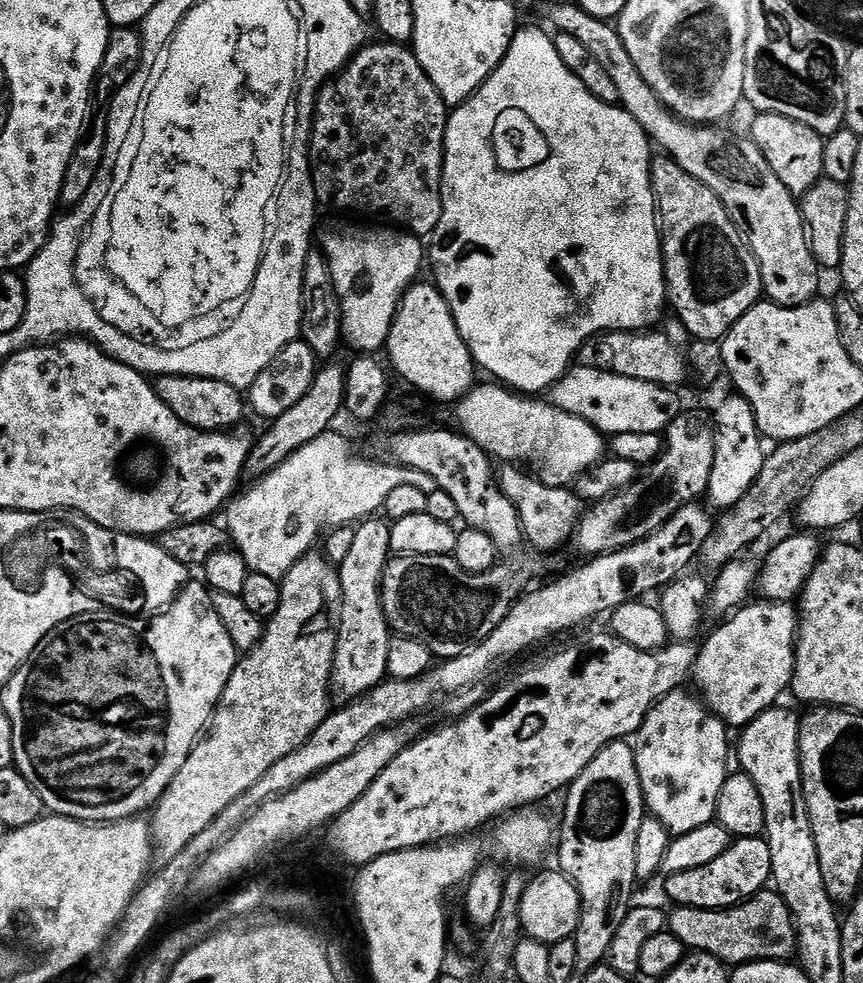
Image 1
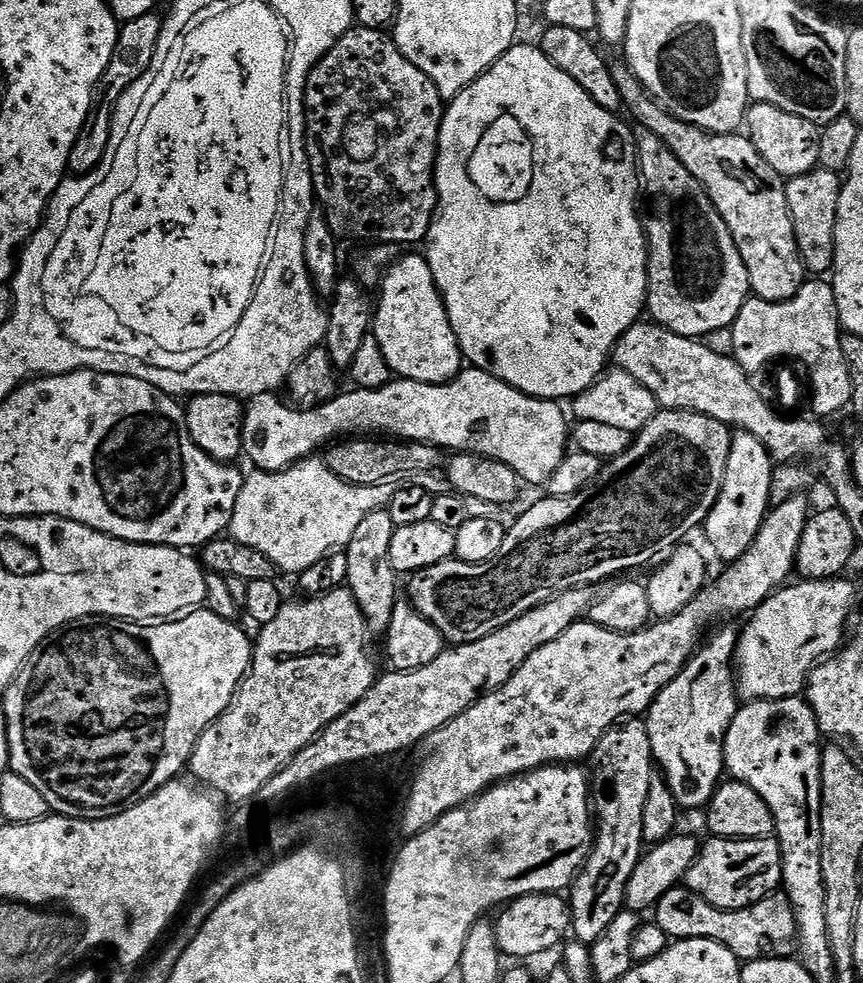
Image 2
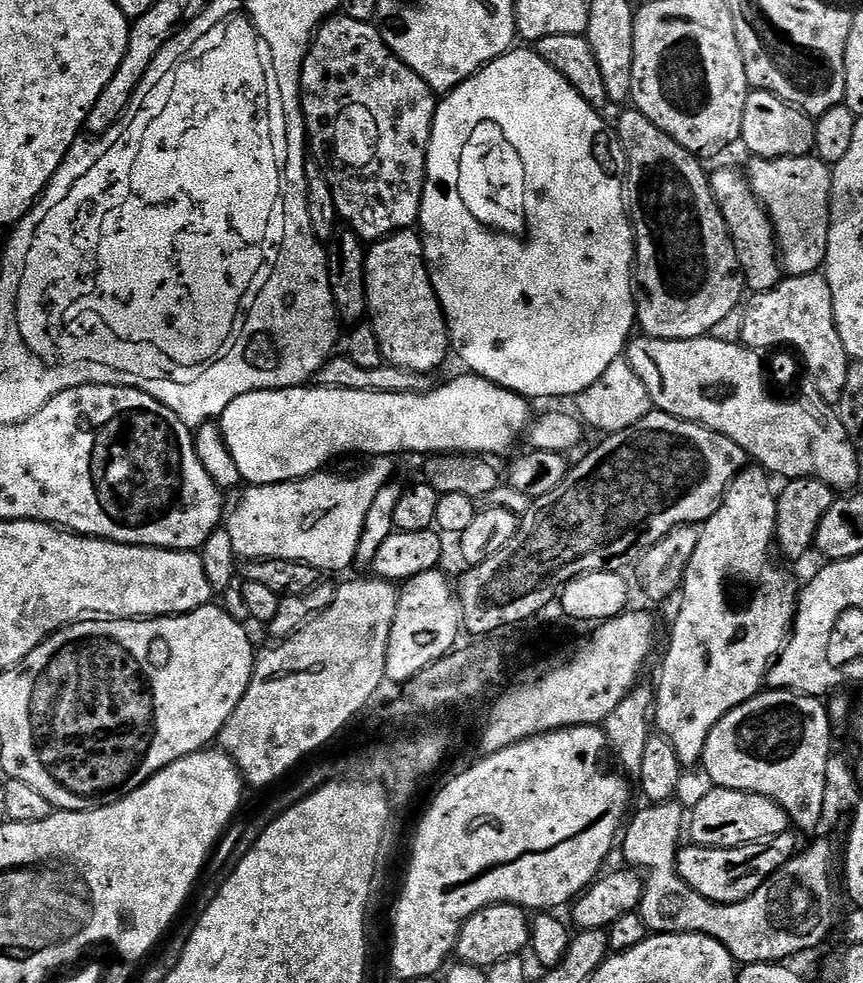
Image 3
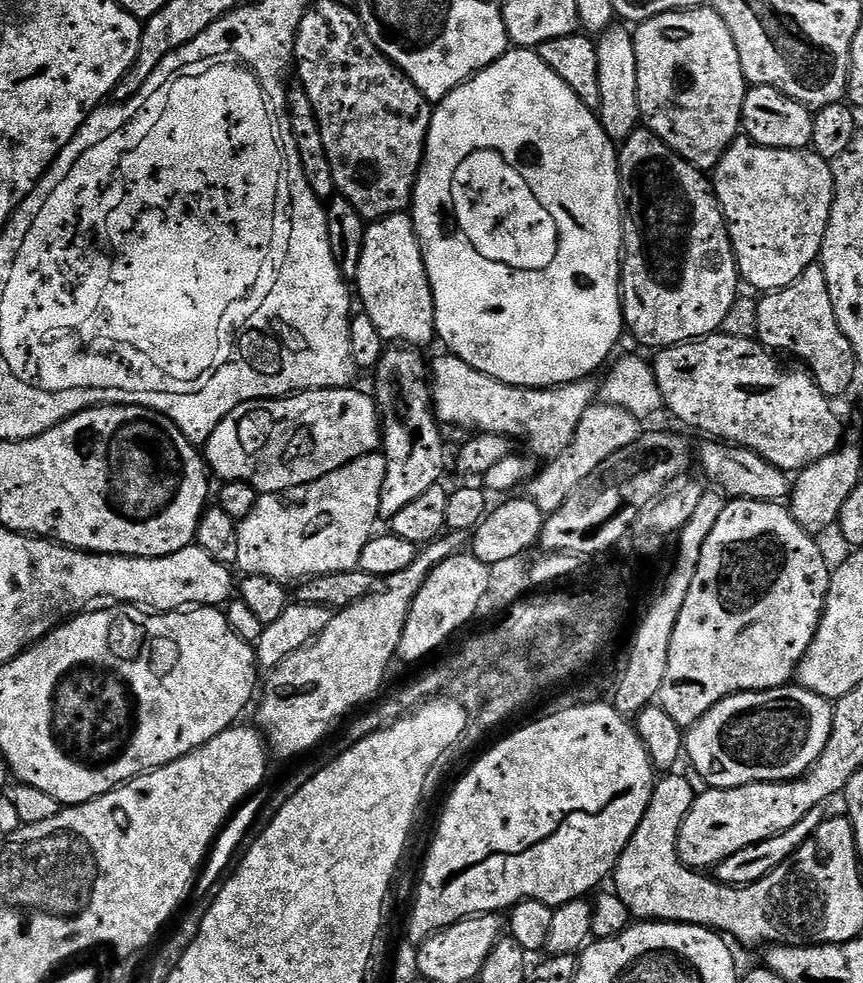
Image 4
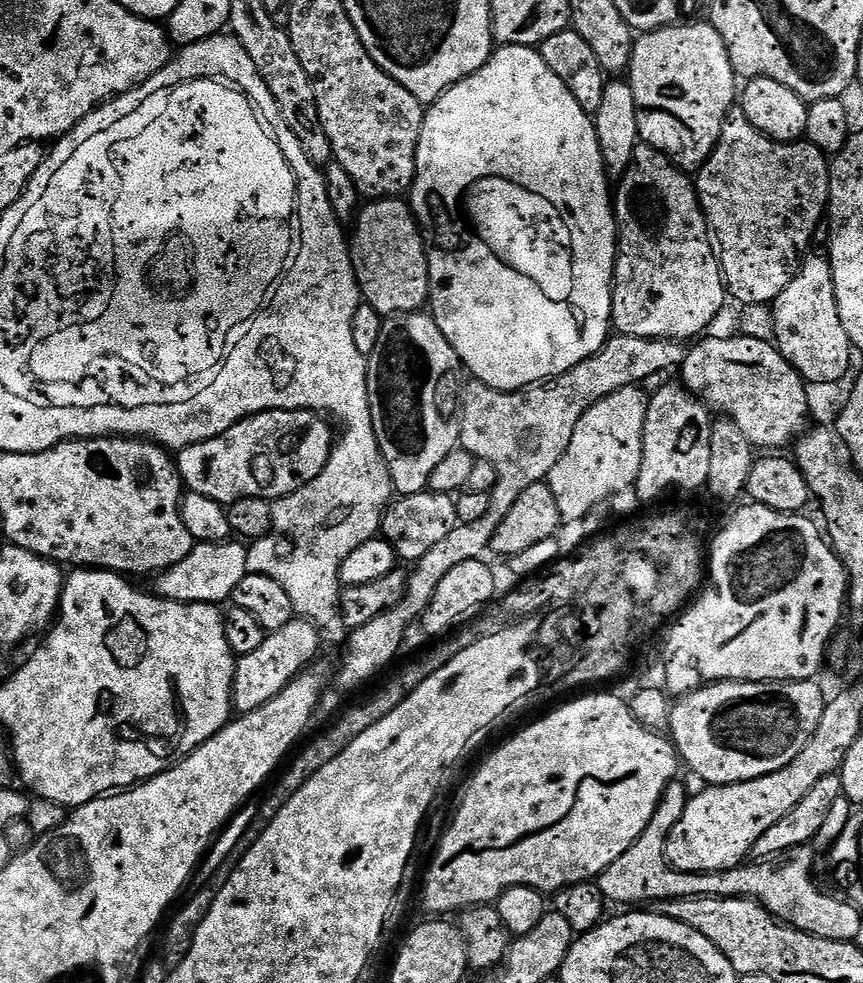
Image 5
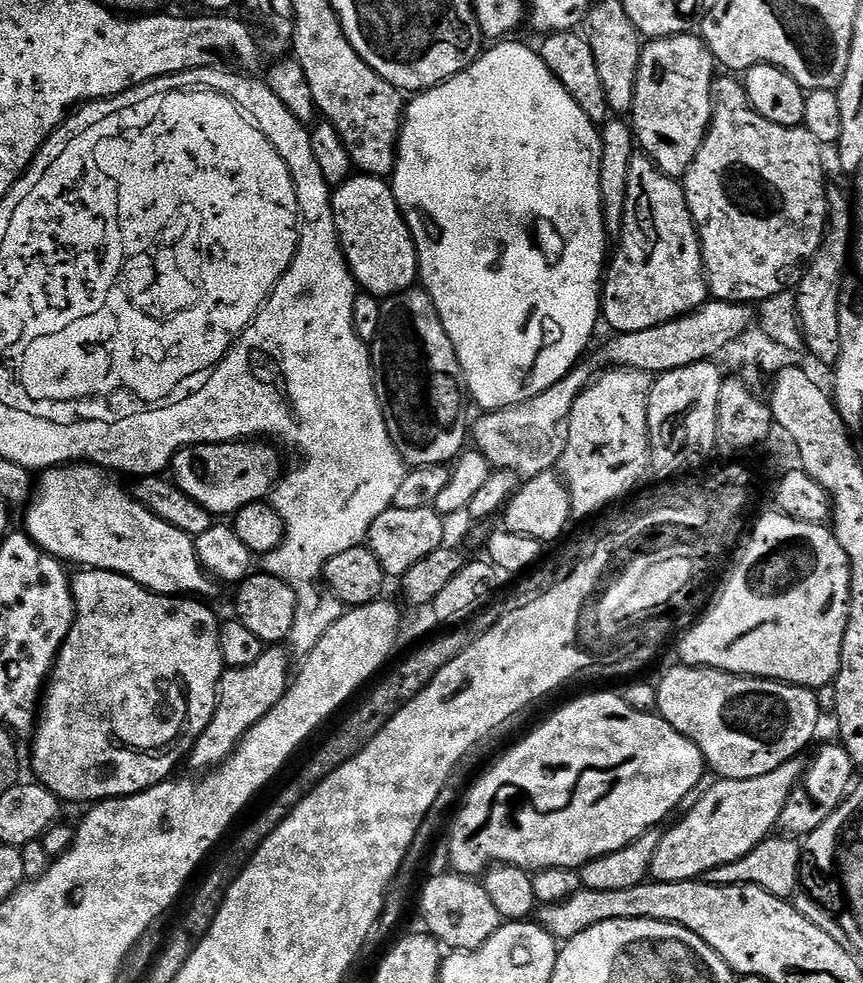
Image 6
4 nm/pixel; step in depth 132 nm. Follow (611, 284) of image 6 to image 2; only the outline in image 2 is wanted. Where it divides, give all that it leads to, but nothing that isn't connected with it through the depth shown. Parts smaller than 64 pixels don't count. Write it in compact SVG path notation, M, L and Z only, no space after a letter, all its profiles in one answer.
M637 127L632 137L636 143L636 167L640 169L640 186L642 189L642 208L646 213L643 221L644 235L648 238L648 298L646 312L660 327L670 330L679 336L702 338L710 334L710 330L731 328L738 318L742 306L750 298L746 262L742 262L742 254L738 254L738 246L734 246L734 238L722 222L718 210L710 202L708 192L674 158L674 154L651 130Z

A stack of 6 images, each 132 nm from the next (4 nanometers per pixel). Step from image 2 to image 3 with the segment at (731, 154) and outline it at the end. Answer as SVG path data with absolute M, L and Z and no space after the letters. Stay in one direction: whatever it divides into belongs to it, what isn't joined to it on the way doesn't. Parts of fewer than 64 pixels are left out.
M720 168L716 173L711 173L710 179L718 210L722 210L722 218L734 242L740 274L744 278L747 291L755 294L774 290L782 279L782 265L780 249L776 247L776 232L772 228L772 219L768 217L768 212L760 205L760 199L754 194L747 179L741 173L739 176L734 169Z

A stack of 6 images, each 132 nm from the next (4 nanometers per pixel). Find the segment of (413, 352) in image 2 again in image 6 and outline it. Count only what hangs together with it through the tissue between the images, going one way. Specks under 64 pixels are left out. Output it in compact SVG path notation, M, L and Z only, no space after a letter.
M363 174L349 176L345 184L339 185L332 192L332 213L340 248L344 251L344 261L348 263L352 276L363 291L377 298L387 298L417 283L420 260L416 257L416 243L394 198L392 185L387 179Z

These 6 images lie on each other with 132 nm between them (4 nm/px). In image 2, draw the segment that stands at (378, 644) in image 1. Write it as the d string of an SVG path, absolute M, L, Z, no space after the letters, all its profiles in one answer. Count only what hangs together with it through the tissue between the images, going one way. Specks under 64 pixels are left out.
M377 510L366 514L366 518L358 530L354 530L354 538L350 538L346 549L349 558L349 572L346 586L354 594L362 614L366 618L369 629L387 630L390 618L394 614L394 606L398 602L396 596L396 580L398 574L390 562L390 538L394 538L397 526L386 510Z

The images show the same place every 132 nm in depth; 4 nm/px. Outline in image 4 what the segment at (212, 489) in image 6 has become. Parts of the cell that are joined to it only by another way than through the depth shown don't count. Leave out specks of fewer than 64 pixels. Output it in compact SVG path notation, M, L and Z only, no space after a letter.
M356 386L346 388L309 388L306 392L282 396L275 400L251 400L245 404L240 404L234 410L230 410L230 414L226 414L226 418L222 418L222 422L218 422L218 426L214 431L207 433L206 440L208 440L208 445L203 445L202 455L211 475L215 479L217 476L220 482L242 480L245 484L249 484L251 488L255 488L257 493L271 494L274 492L288 492L292 488L306 486L310 482L318 482L318 478L322 478L326 474L334 474L334 470L338 470L358 458L373 455L382 444L382 421L380 409L377 408L375 399L369 393L367 396L366 393L359 392Z

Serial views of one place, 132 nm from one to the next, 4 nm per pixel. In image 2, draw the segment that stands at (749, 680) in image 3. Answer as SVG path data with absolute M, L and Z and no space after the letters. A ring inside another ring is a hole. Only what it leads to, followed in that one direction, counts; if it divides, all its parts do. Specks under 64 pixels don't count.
M737 431L732 437L730 458L726 458L726 478L722 478L722 490L718 494L718 502L710 510L704 520L702 533L708 544L724 559L731 562L754 542L764 517L770 511L771 484L774 461L771 454L754 438L754 434ZM732 626L717 627L701 643L678 678L660 691L646 713L652 759L681 810L703 809L720 787L726 772L724 736L738 707L734 671L738 632L735 627L728 627Z

